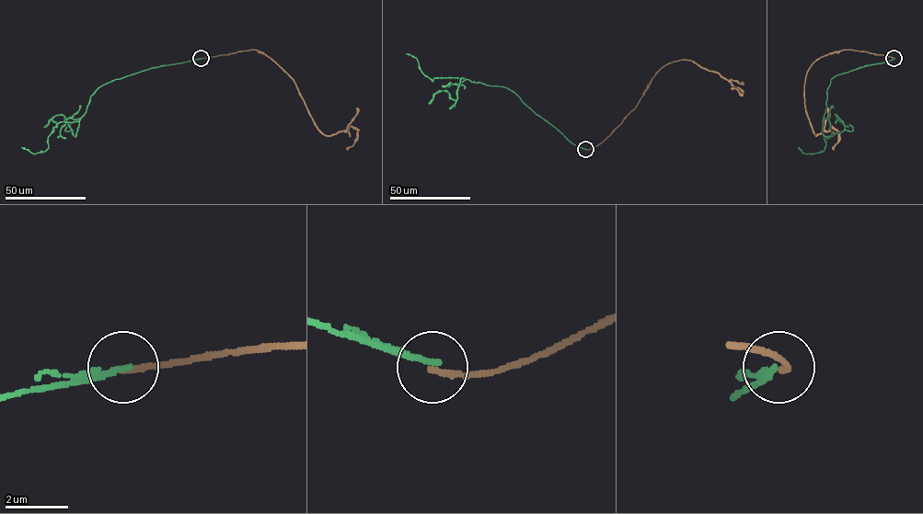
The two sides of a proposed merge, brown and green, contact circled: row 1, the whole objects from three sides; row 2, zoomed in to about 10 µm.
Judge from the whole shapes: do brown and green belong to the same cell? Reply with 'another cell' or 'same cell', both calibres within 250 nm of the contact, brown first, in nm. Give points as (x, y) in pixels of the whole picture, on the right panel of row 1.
another cell; calibres 180 and 190 nm

